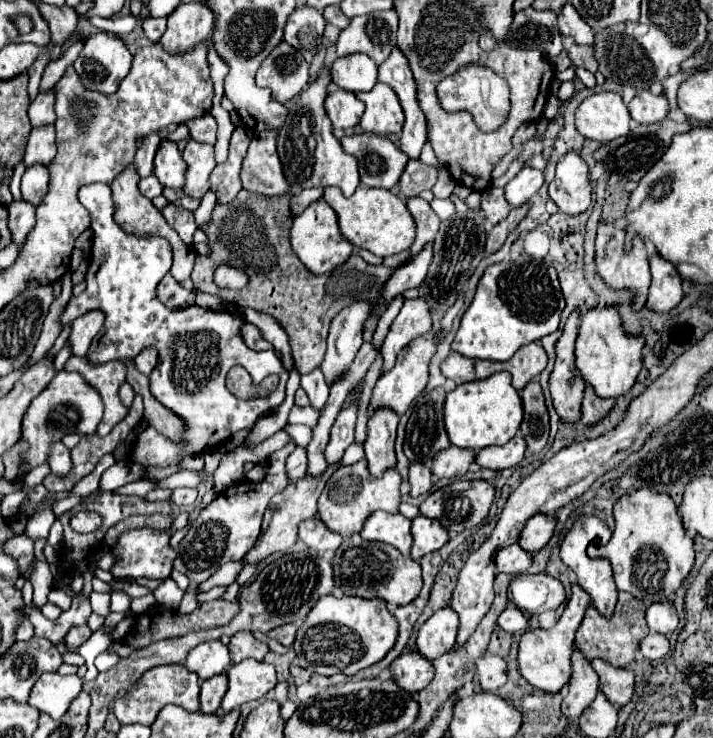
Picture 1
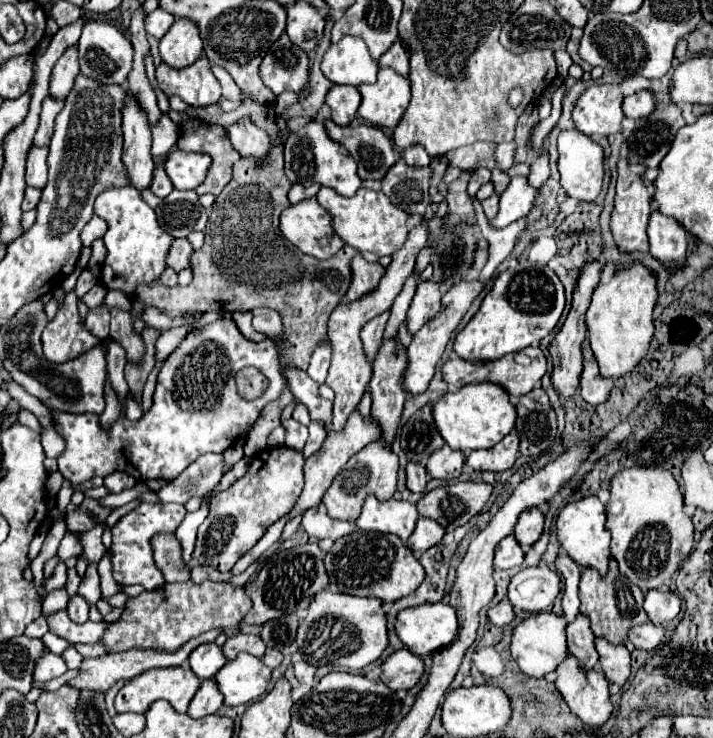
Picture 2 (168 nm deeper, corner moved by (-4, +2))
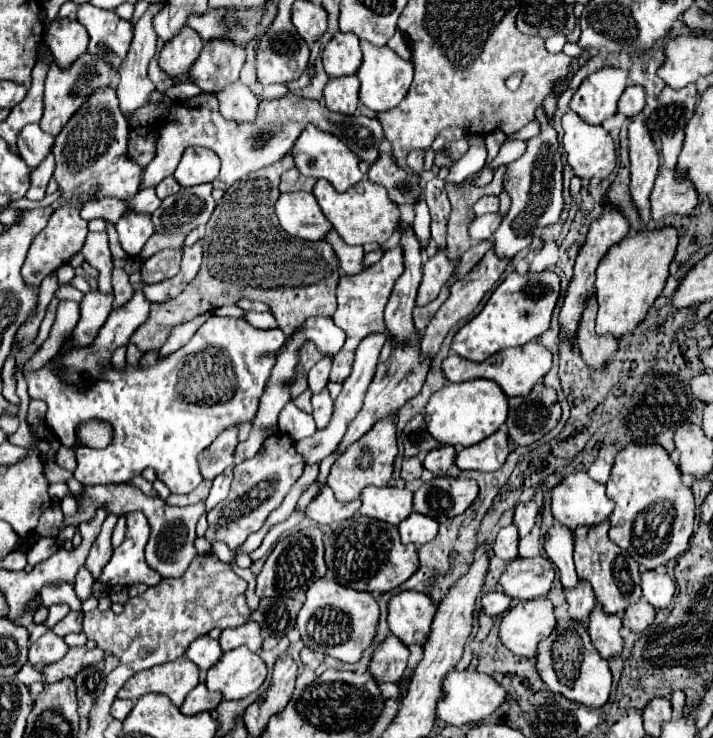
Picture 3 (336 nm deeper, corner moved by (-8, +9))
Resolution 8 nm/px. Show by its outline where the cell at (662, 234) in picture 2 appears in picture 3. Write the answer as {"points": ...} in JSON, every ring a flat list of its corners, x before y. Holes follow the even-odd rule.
{"points":[[665,168,657,174,651,192,653,220,661,220,667,214,691,214,697,202,697,190,685,174,679,174,675,168]]}

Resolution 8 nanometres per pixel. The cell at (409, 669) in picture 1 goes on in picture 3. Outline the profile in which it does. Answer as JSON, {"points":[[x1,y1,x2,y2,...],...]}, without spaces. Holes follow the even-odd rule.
{"points":[[387,636,373,652,369,662,369,674,379,682,399,682,407,670,409,650,399,638]]}

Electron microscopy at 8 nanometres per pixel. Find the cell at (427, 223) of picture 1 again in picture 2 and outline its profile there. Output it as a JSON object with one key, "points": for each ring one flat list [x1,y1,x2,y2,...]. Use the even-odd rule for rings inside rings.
{"points":[[421,217,413,225,413,229,409,231,409,237,407,237,403,249,393,253,393,263,387,267,385,277,381,279,381,285,371,295,363,297,361,301,339,303,329,317,329,333,327,335,333,345,333,357,331,357,331,367,329,367,329,375,327,375,327,385,335,391,333,429,341,429,341,425,345,425,345,419,349,419,349,413,353,413,353,409,357,409,359,401,363,399,363,395,367,391,367,383,371,377,371,361,365,357,365,351,361,349,359,331,369,319,377,317,379,313,387,311,393,305,393,299,399,295,403,283,407,281,409,273,413,271,415,259,417,259,419,251,425,247,425,243,427,243,427,219]]}

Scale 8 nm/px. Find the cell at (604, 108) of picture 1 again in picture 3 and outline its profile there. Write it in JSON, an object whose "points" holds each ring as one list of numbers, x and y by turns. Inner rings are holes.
{"points":[[605,66,589,74,571,98,575,110,585,122,601,124,617,112,617,100,627,88,627,70]]}

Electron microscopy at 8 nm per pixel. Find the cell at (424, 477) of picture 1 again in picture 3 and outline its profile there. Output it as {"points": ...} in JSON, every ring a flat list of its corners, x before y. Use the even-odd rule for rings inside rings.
{"points":[[405,458,403,460,403,468,401,468,401,478,405,482,413,482,421,476,423,472,423,464,419,462,419,458]]}

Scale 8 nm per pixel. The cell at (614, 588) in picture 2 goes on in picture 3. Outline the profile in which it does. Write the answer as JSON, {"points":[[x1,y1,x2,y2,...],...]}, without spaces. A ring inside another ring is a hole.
{"points":[[609,520,601,526,581,526,575,530,575,568,579,578,591,582,597,602,603,604,605,612,609,614,623,614,625,608,637,600,641,600,641,586,639,586,639,566,625,554,625,550,617,548,615,542,607,536]]}

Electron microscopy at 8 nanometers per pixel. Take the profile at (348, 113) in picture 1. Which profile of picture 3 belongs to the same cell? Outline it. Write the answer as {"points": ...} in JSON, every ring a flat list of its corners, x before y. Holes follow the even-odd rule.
{"points":[[357,76,331,78,323,90,323,98,329,110,353,114,359,104,359,78]]}

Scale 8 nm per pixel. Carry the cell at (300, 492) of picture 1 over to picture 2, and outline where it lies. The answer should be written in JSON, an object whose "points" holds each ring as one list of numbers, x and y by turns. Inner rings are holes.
{"points":[[355,411,355,413,349,417,345,431,341,431,341,433,331,431,331,433,327,435,325,443,321,445,321,449,305,461,305,467,303,467,303,473,305,473,305,487,303,487,303,493,299,495,299,499,295,501,293,509,289,511,289,519,293,519,293,517,305,513,309,507,317,507,317,505,321,503,321,497,325,495,325,491,327,491,329,485,333,483,335,475,341,471,341,467,343,467,355,453,359,453,365,445,377,441,379,435,381,435,379,427,377,427,371,419,363,419,363,417,359,415,359,411]]}

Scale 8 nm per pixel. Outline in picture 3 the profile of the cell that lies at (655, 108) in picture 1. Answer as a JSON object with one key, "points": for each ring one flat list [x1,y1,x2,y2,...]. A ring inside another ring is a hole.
{"points":[[627,86,627,90,619,98,617,110,629,118,637,116,645,108,645,92,641,86]]}

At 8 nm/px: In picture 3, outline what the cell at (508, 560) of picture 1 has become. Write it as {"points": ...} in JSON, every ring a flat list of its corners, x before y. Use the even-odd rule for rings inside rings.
{"points":[[509,524,509,526,499,530,495,544,493,544,493,554,505,562,511,562,517,558,517,546,519,546,517,528,513,524]]}

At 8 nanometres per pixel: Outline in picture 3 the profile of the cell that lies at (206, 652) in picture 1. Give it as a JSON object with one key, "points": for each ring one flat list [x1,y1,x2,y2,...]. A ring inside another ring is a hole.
{"points":[[201,636,197,638,189,650,187,650,187,658,191,662,195,662,199,666,199,670,205,674,219,658,221,658,221,646,217,640,213,640,211,636]]}

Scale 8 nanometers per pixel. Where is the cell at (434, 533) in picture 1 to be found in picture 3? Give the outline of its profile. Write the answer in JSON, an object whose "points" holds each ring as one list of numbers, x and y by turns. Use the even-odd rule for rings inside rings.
{"points":[[413,512,413,514,409,514,409,518,405,518,405,522,401,522,401,526,399,526,401,542,403,542,403,544,421,546,421,544,425,544,425,542,429,542,429,540,435,538,437,526,439,526,437,520]]}

